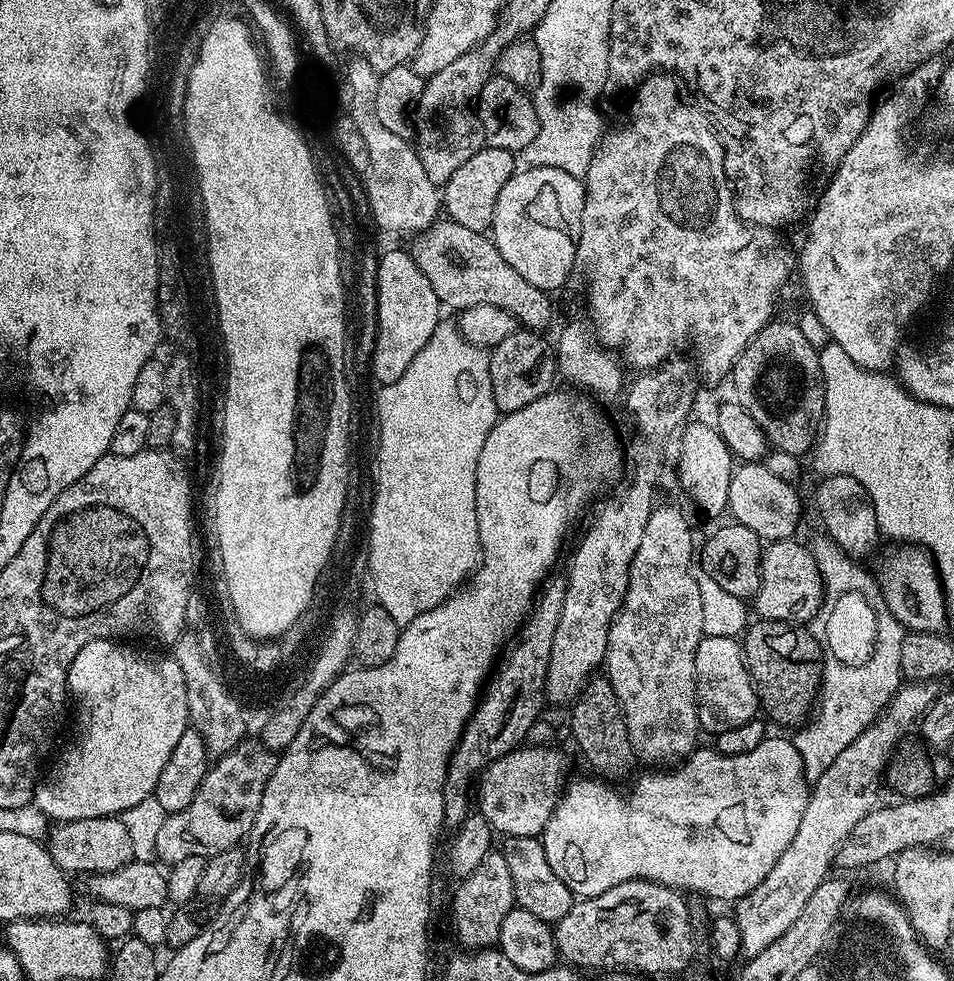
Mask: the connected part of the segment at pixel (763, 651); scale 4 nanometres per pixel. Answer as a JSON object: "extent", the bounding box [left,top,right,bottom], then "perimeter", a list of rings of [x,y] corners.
{"extent":[742,619,822,725],"perimeter":[[[757,619],[749,623],[742,645],[745,665],[763,715],[776,724],[803,725],[817,703],[822,679],[822,668],[817,663],[822,649],[811,631],[804,626]]]}

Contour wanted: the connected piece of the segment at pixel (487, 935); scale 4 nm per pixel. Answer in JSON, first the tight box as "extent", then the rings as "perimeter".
{"extent":[452,850,516,950],"perimeter":[[[493,850],[482,858],[473,872],[463,877],[452,898],[452,924],[456,927],[456,936],[468,950],[491,948],[498,945],[498,930],[502,930],[502,921],[516,903],[514,882],[510,882],[510,870],[506,866],[503,851]]]}

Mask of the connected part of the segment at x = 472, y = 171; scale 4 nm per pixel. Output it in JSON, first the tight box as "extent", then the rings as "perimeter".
{"extent":[442,146,517,233],"perimeter":[[[485,146],[463,166],[458,166],[458,170],[454,170],[454,174],[442,188],[442,208],[447,219],[458,222],[458,226],[466,226],[466,230],[487,233],[492,227],[498,194],[502,194],[502,186],[506,186],[512,173],[517,171],[516,160],[513,153]]]}

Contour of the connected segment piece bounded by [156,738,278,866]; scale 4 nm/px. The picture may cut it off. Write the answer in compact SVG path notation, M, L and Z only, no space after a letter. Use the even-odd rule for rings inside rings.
M251 738L217 759L202 778L194 802L186 810L165 815L158 833L156 860L165 860L165 865L171 866L182 862L182 858L207 858L237 847L258 818L258 806L262 806L262 794L266 782L270 782L270 774L274 774L277 759L277 753Z

